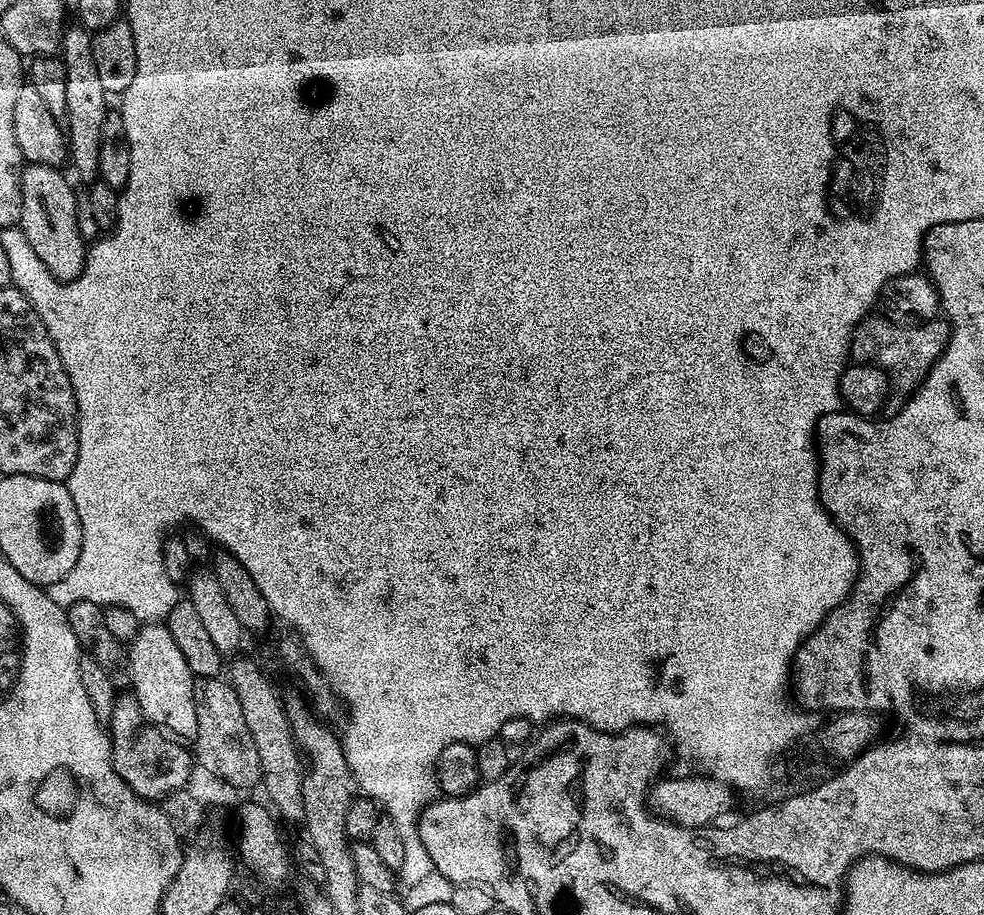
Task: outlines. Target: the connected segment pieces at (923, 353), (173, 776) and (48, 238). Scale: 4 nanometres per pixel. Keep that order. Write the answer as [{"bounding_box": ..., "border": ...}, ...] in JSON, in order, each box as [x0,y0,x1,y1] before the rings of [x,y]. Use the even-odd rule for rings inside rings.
[{"bounding_box":[850,314,950,394],"border":[[[869,314],[852,331],[850,356],[862,364],[874,364],[888,375],[889,385],[903,394],[911,394],[920,387],[934,362],[944,352],[948,344],[950,329],[943,319],[925,320],[917,323],[917,328],[907,328],[907,323],[897,322],[887,315]],[[892,319],[892,320],[887,320]],[[900,323],[900,324],[895,324]]]},{"bounding_box":[106,694,194,801],"border":[[[131,694],[117,695],[110,718],[106,721],[107,731],[112,742],[112,765],[118,774],[144,800],[163,801],[165,796],[183,788],[189,782],[194,769],[194,756],[183,748],[163,728],[147,723],[138,706],[136,697]],[[176,743],[176,744],[175,744]]]},{"bounding_box":[18,164,86,280],"border":[[[28,164],[22,174],[22,218],[18,227],[23,230],[29,246],[38,254],[40,265],[59,280],[73,280],[82,274],[86,241],[79,236],[75,217],[75,192],[60,168]]]}]

